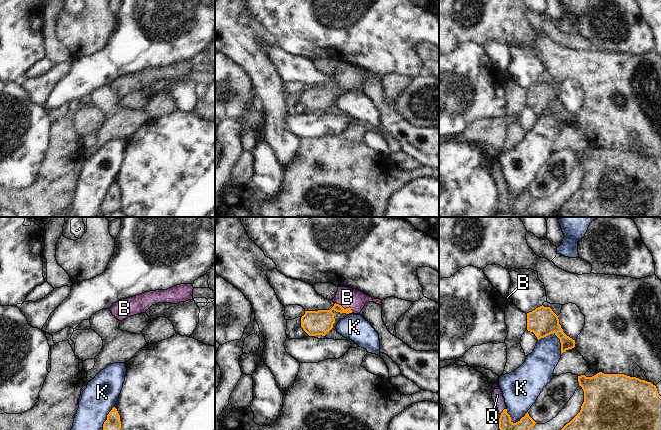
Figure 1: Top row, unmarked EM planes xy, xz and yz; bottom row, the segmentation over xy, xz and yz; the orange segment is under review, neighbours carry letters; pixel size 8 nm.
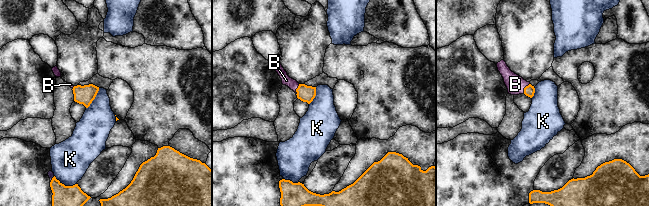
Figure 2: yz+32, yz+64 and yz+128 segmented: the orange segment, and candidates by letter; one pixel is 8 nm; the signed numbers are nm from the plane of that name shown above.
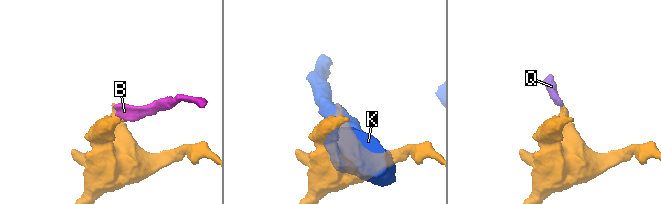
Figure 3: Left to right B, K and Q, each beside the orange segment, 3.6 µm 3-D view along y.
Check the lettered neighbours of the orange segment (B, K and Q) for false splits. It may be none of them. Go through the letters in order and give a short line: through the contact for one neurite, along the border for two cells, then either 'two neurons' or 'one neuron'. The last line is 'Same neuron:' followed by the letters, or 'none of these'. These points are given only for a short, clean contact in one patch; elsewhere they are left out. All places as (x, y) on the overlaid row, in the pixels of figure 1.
B: line xz (320, 322), (333, 308), (346, 308), (347, 297); one neuron
K: two neurons
Q: line yz (526, 423), (512, 425), (502, 412), (497, 395); one neuron
Same neuron: B, Q

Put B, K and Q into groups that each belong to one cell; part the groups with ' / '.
B Q / K

